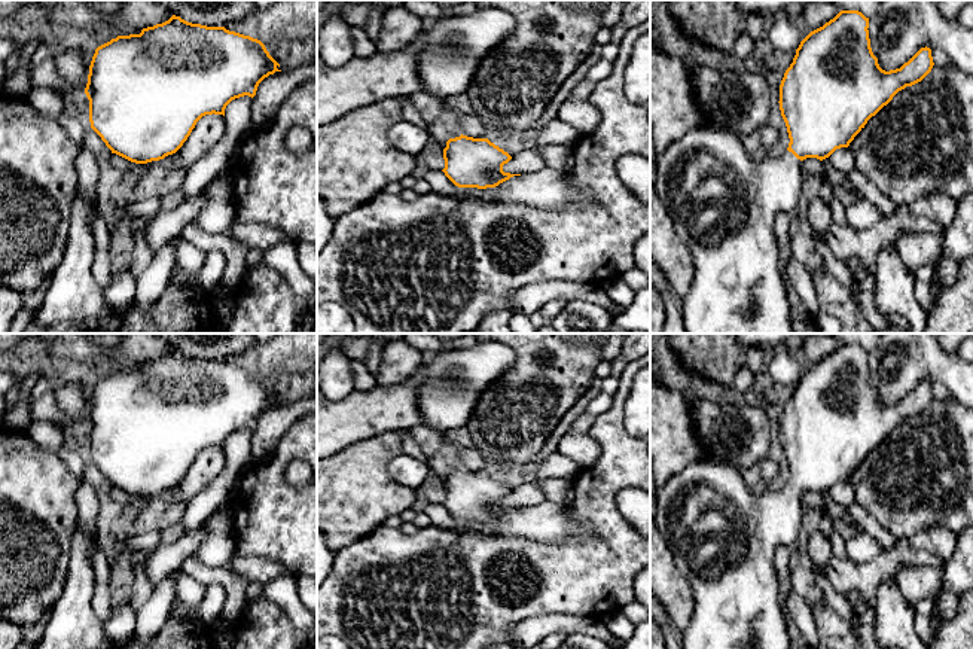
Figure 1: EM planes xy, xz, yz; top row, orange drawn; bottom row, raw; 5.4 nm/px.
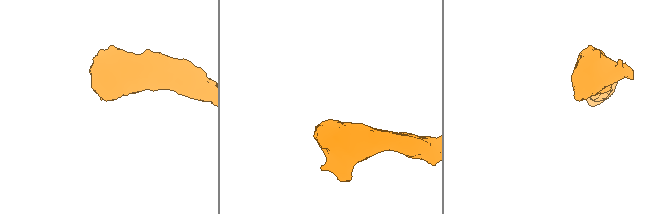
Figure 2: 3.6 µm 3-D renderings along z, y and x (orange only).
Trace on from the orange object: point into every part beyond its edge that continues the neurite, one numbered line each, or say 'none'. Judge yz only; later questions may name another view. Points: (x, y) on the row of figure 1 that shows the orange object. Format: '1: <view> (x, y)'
1: yz (723, 204)

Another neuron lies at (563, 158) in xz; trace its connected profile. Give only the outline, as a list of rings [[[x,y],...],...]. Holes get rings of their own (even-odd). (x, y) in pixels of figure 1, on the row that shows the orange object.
[[[550,144],[539,147],[546,167],[571,174],[576,165],[576,153],[573,146]]]

